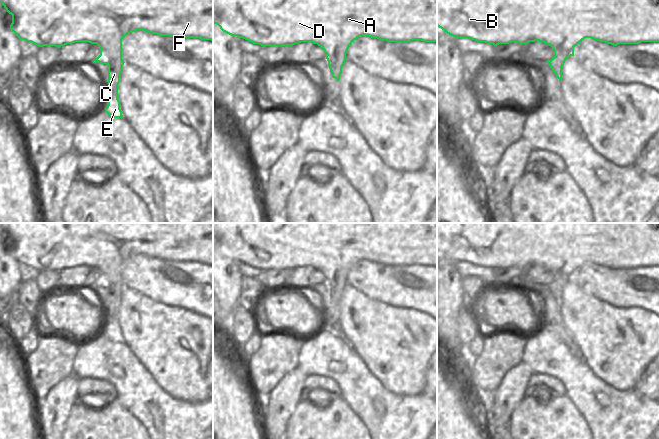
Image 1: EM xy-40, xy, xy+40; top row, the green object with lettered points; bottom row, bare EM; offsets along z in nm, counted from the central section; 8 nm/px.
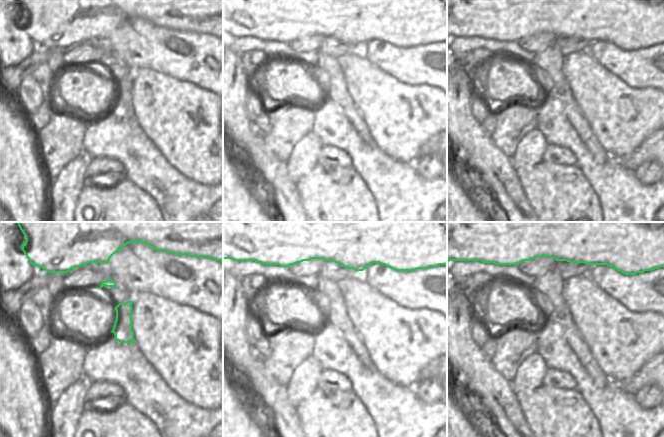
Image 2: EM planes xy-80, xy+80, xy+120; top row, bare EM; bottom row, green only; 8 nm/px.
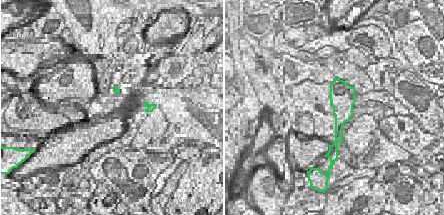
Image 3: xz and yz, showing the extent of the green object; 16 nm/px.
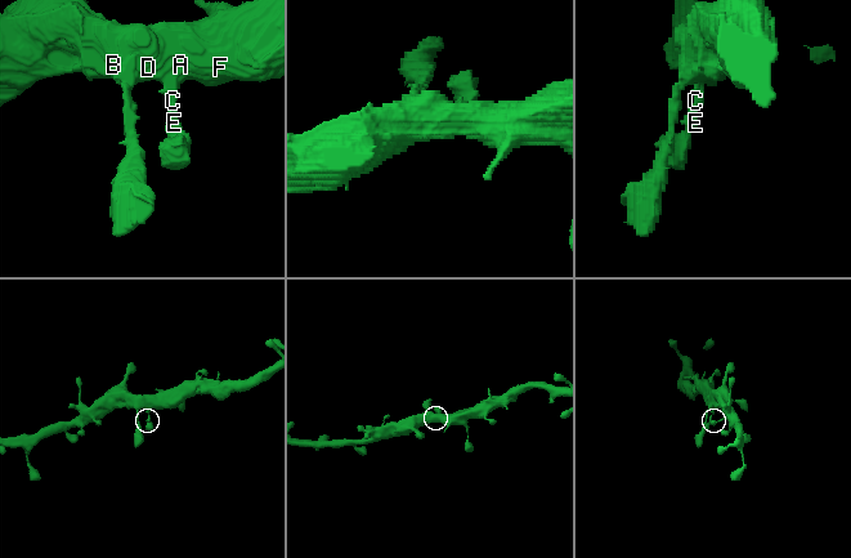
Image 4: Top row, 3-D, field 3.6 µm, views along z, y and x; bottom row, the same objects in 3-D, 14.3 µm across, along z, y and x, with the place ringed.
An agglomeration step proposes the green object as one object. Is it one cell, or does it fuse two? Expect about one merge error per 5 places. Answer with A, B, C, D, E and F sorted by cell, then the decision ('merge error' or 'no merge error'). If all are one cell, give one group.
groups A B C D E F; no merge error

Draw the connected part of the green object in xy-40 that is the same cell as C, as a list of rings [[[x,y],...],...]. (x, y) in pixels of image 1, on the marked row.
[[[0,0],[12,15],[10,29],[20,39],[39,47],[60,48],[75,42],[89,42],[100,47],[100,55],[92,62],[108,65],[110,95],[105,112],[113,118],[123,118],[118,99],[118,85],[124,61],[122,39],[129,33],[143,30],[159,36],[173,38],[199,38],[213,41],[213,0]]]

